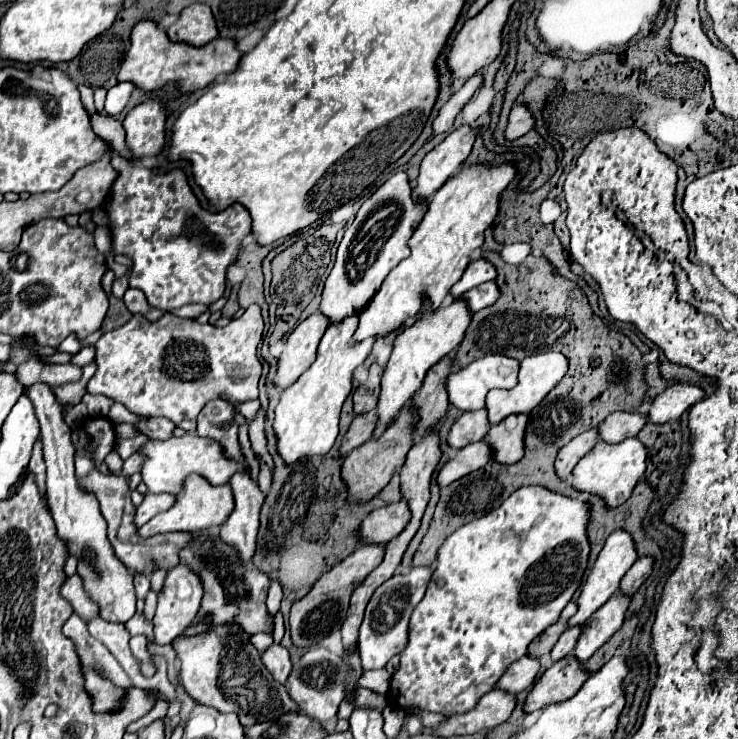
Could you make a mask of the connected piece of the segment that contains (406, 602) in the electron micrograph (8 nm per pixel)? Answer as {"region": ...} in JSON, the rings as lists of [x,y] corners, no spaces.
{"region":[[[413,567],[409,573],[405,575],[395,575],[389,581],[383,583],[383,587],[379,587],[367,609],[365,609],[365,619],[361,623],[359,629],[359,649],[361,649],[361,661],[363,661],[363,669],[381,669],[387,665],[387,661],[393,655],[399,655],[405,645],[407,645],[407,625],[409,625],[409,617],[411,611],[415,609],[415,605],[423,599],[427,583],[431,579],[431,569],[427,567]]]}

